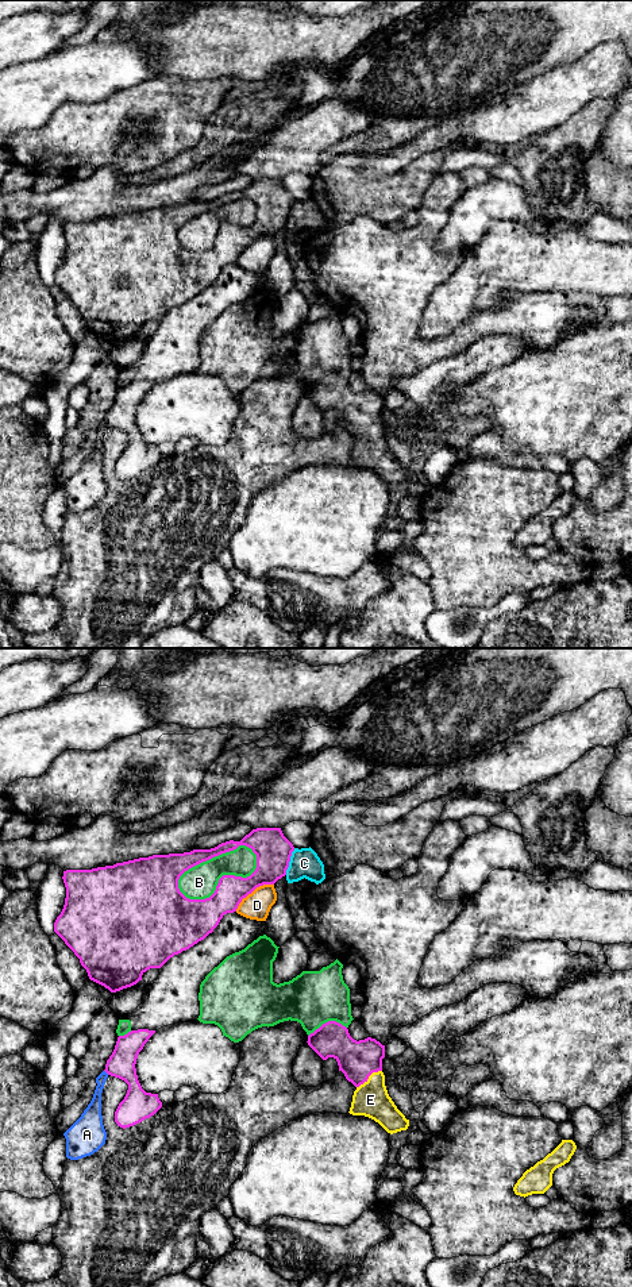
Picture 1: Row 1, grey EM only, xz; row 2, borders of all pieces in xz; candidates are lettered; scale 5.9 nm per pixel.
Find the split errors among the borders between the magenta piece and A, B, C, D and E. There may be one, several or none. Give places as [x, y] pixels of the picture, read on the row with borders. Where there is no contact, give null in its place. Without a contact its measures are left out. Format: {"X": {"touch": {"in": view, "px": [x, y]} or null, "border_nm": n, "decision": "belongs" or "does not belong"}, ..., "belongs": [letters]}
{"A": {"touch": {"in": "xz", "px": [107, 1072]}, "border_nm": 40, "decision": "does not belong"}, "B": {"touch": {"in": "xz", "px": [212, 856]}, "border_nm": 500, "decision": "does not belong"}, "C": {"touch": {"in": "xz", "px": [289, 860]}, "border_nm": 170, "decision": "does not belong"}, "D": {"touch": {"in": "xz", "px": [251, 891]}, "border_nm": 280, "decision": "does not belong"}, "E": {"touch": {"in": "xz", "px": [369, 1075]}, "border_nm": 190, "decision": "belongs"}, "belongs": ["E"]}

